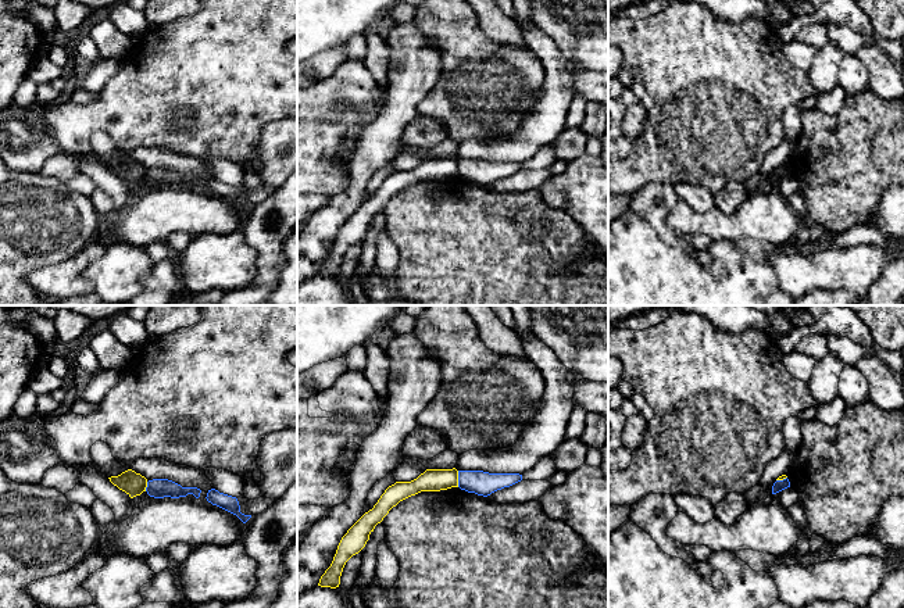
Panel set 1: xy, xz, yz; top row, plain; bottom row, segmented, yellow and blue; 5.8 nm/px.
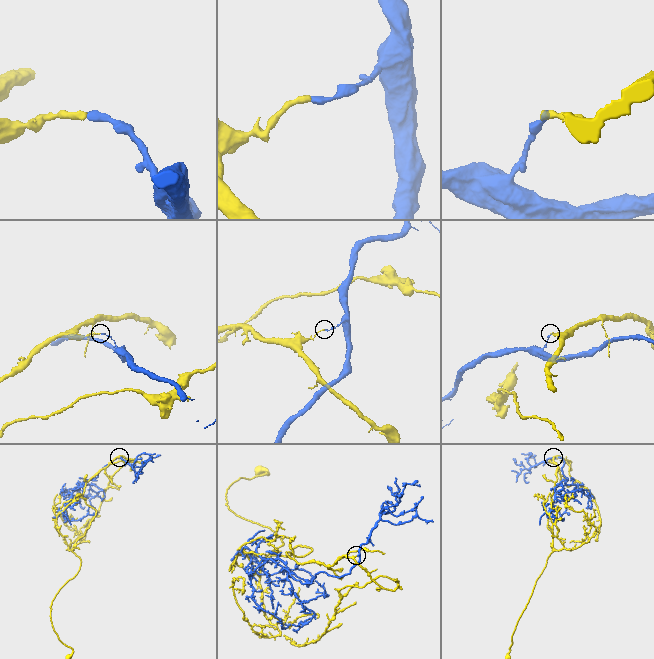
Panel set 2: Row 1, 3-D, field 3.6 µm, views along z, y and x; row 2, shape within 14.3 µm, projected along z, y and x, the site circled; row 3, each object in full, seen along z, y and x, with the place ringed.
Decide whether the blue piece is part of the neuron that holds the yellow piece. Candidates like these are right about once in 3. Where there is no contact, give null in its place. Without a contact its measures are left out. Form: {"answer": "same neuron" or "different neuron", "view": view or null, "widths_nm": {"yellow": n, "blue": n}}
{"answer": "different neuron", "view": "xz", "widths_nm": {"yellow": 130, "blue": 140}}

